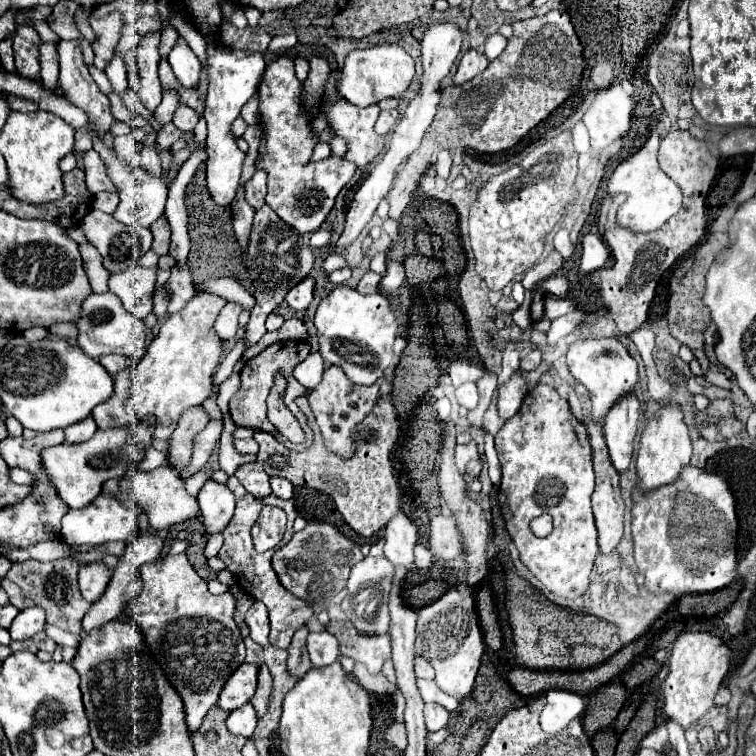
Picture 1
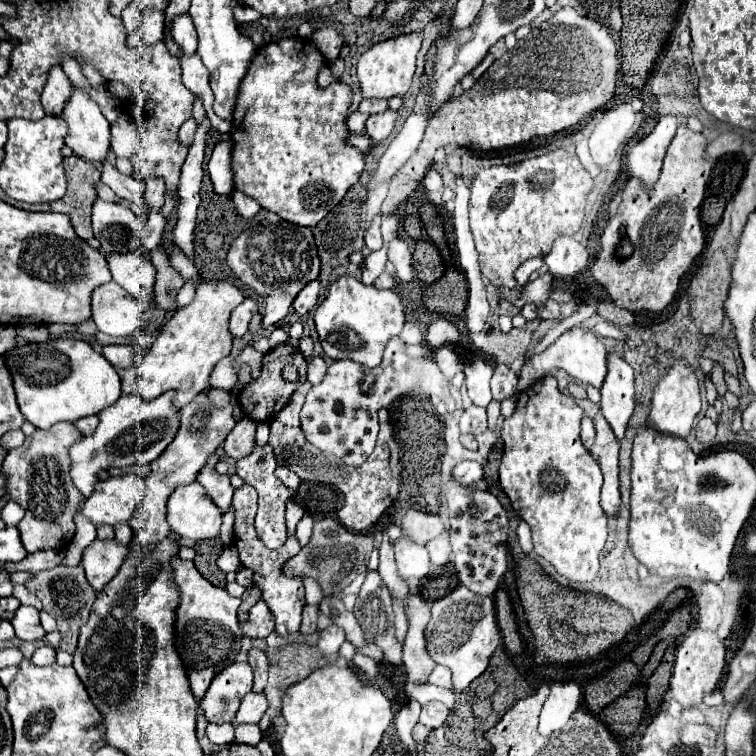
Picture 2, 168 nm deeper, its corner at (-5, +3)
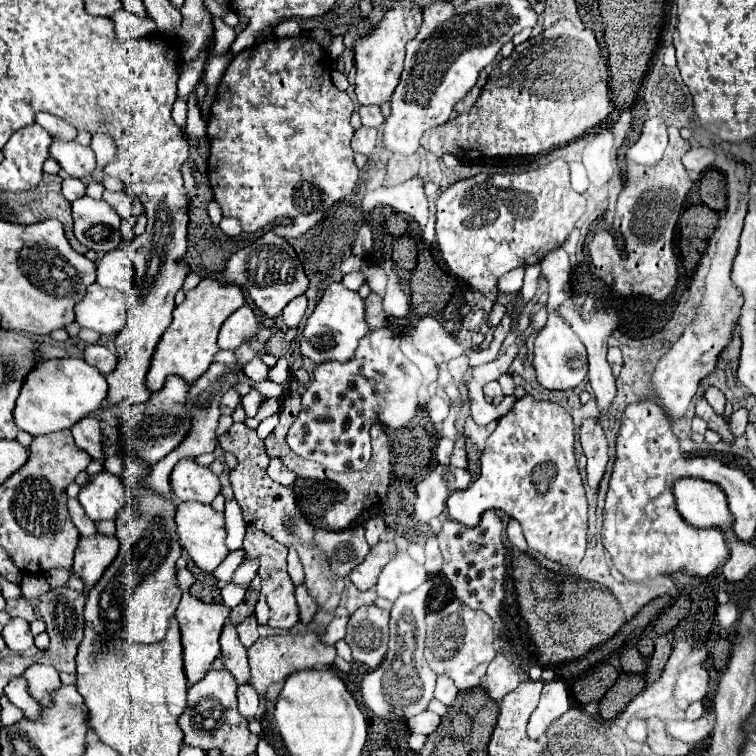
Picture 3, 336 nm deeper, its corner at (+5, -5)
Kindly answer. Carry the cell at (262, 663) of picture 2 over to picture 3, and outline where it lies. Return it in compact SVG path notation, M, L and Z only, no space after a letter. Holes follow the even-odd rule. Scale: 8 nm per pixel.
M228 622L220 636L220 648L222 648L222 662L228 672L234 674L238 684L250 684L250 666L248 666L248 652L238 640L236 628Z

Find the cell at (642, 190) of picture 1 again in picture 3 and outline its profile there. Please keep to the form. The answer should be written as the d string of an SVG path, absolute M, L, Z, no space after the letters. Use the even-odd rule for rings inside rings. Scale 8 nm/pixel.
M650 118L644 122L642 134L634 146L626 150L626 160L642 164L642 166L654 166L668 144L668 132L662 118Z

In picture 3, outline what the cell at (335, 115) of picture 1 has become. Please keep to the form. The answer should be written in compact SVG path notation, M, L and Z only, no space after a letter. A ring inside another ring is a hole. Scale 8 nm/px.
M360 106L358 114L362 118L362 126L372 126L372 128L380 128L384 122L384 116L380 112L378 106Z

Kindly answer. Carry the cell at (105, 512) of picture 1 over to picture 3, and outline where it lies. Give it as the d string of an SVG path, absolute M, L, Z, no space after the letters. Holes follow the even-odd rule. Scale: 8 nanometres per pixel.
M102 470L82 486L78 496L84 512L90 520L114 520L116 514L128 506L128 494L120 478Z

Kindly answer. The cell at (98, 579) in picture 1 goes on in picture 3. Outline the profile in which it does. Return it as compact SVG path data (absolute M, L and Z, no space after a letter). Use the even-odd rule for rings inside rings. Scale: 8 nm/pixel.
M94 534L90 538L80 538L72 570L90 590L104 574L104 570L118 556L118 538Z

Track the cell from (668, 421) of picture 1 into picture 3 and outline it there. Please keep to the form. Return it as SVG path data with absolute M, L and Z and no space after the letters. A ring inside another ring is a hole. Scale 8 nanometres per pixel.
M742 198L738 204L738 210L728 220L728 224L718 240L718 248L712 258L712 268L706 276L706 294L704 294L704 300L700 302L700 312L698 312L696 320L684 330L680 340L658 360L656 370L652 374L652 388L656 392L656 400L670 420L680 420L686 414L688 404L690 404L692 396L696 394L700 380L714 370L716 356L730 342L732 326L738 320L738 312L742 306L742 294L730 280L730 268L732 268L732 260L736 256L738 238L742 232L746 210L748 210L748 202L746 202L746 198Z

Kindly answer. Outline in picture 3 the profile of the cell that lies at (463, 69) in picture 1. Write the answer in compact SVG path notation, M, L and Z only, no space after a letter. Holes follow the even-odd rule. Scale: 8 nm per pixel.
M482 70L480 72L480 78L478 78L478 82L476 82L476 86L454 106L454 110L458 112L458 114L462 114L462 112L468 112L470 108L472 108L472 104L476 102L476 98L480 96L480 90L482 90L482 86L484 86L484 82L486 82L486 76L488 76L488 72L486 70Z

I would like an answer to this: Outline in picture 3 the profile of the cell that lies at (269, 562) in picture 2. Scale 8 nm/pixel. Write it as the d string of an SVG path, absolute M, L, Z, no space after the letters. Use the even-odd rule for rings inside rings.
M254 526L246 528L246 536L242 550L246 552L246 558L256 558L260 560L258 566L258 576L262 576L262 588L260 588L260 598L256 604L256 618L258 624L270 626L270 628L282 628L282 630L290 630L294 628L294 624L298 622L298 608L296 608L296 600L294 600L294 584L286 572L286 554L288 548L278 544L274 538L266 536L264 532L258 532Z

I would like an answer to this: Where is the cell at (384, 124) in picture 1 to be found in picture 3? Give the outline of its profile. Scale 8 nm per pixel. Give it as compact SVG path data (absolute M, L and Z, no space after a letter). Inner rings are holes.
M358 128L356 134L354 134L354 140L352 140L352 148L354 152L362 152L362 154L370 154L376 146L376 140L378 140L378 130L376 128Z

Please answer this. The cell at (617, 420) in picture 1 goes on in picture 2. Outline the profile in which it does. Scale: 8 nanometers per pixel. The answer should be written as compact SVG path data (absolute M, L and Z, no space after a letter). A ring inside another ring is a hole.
M608 350L608 372L602 384L602 414L618 440L624 438L626 424L634 412L634 374L632 368Z

